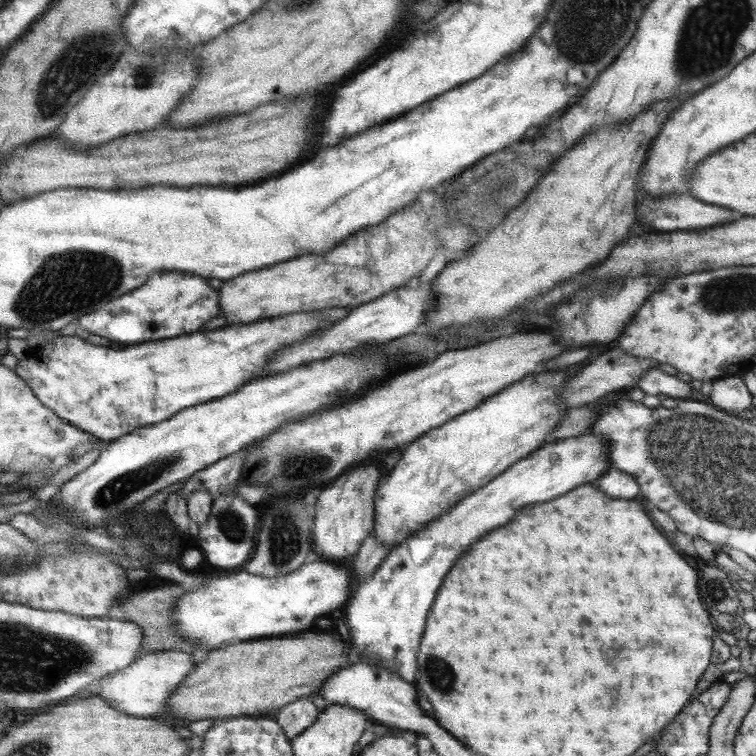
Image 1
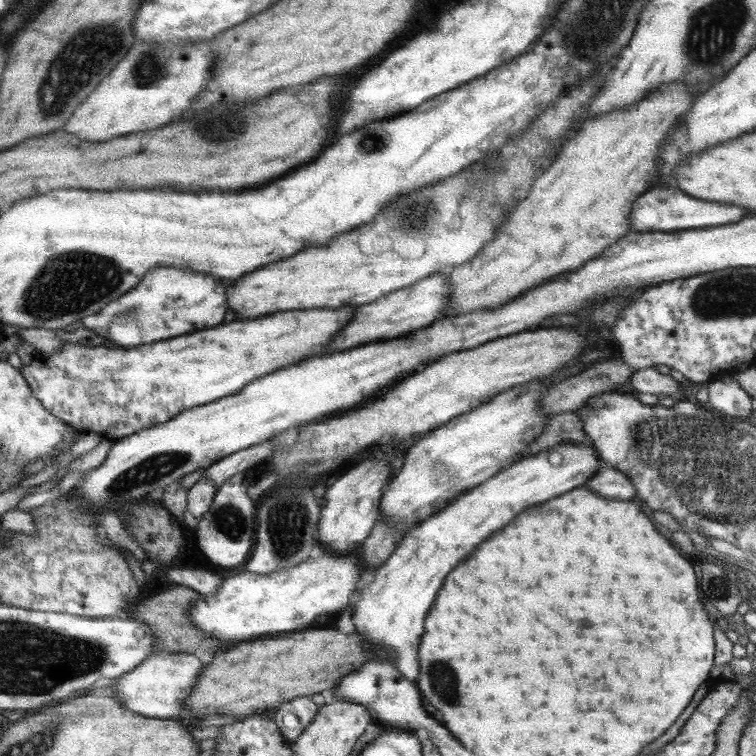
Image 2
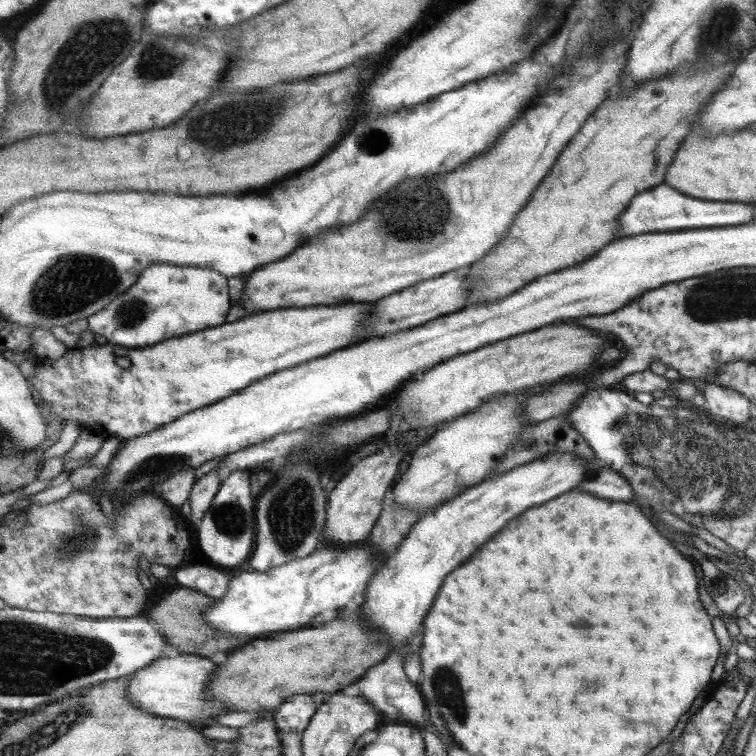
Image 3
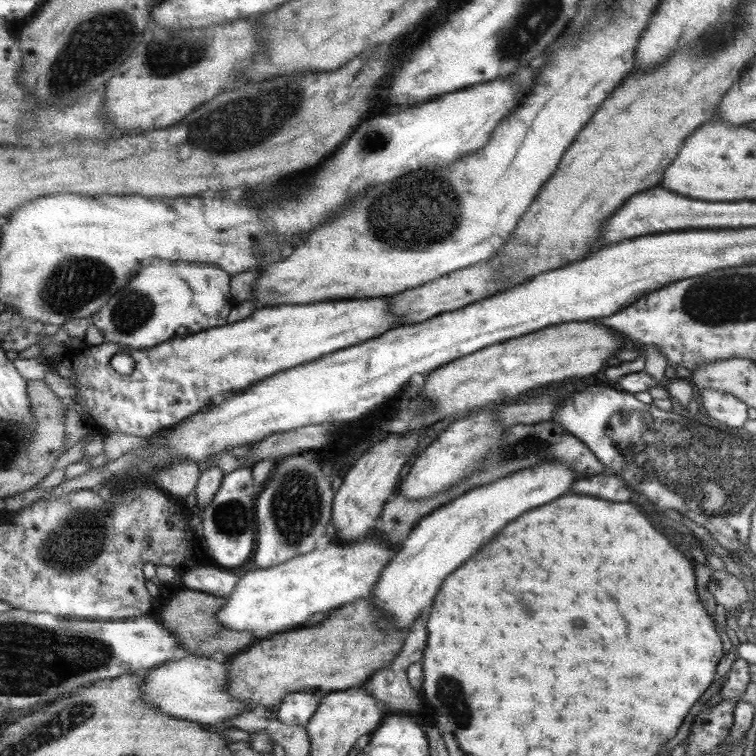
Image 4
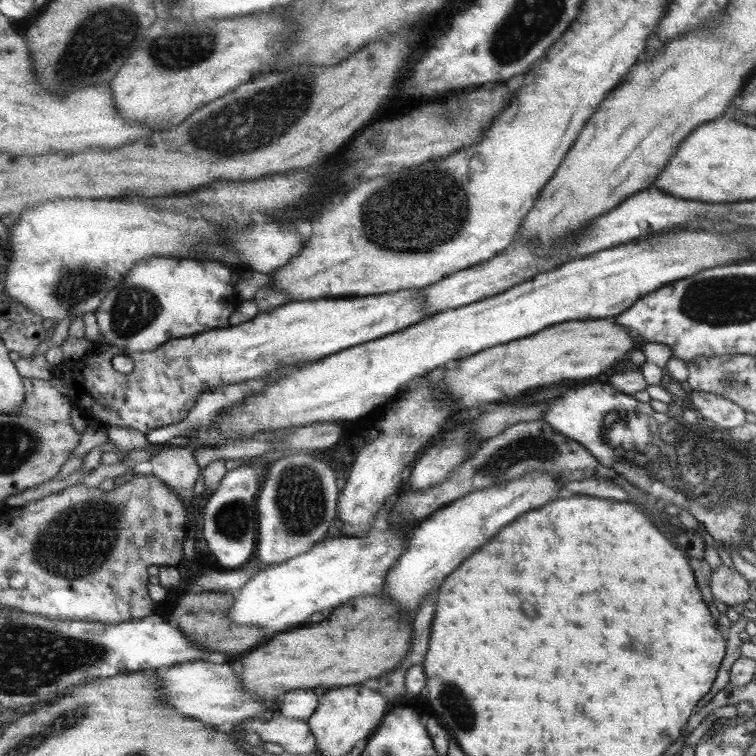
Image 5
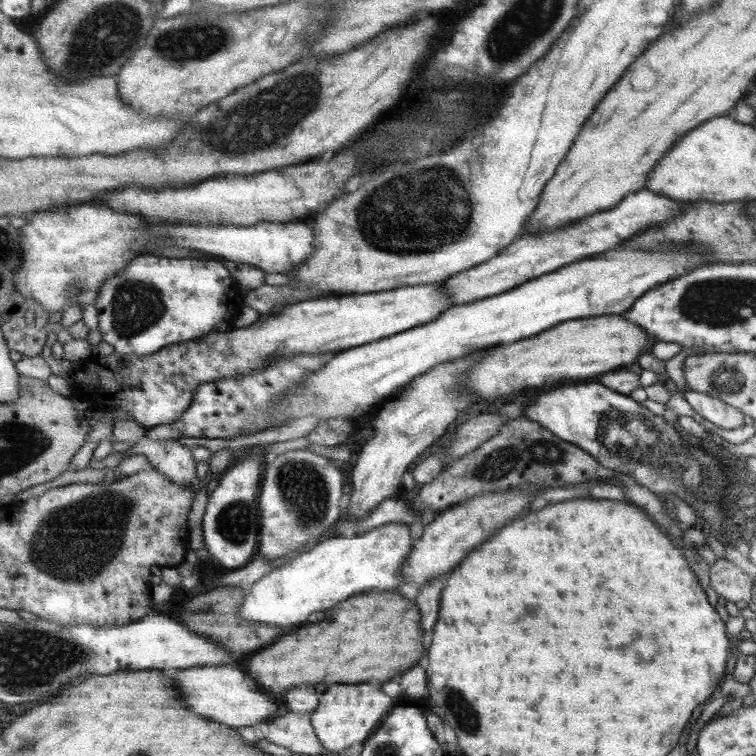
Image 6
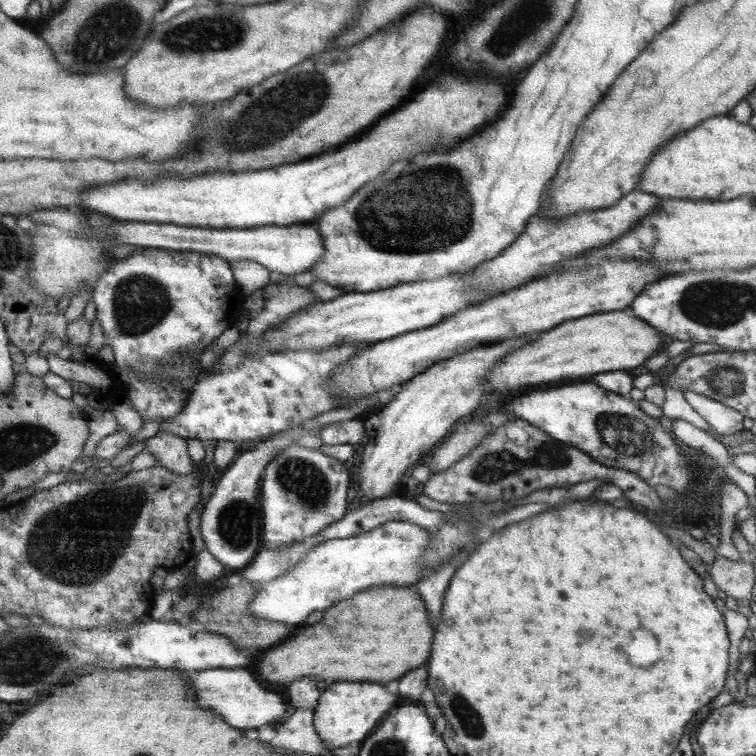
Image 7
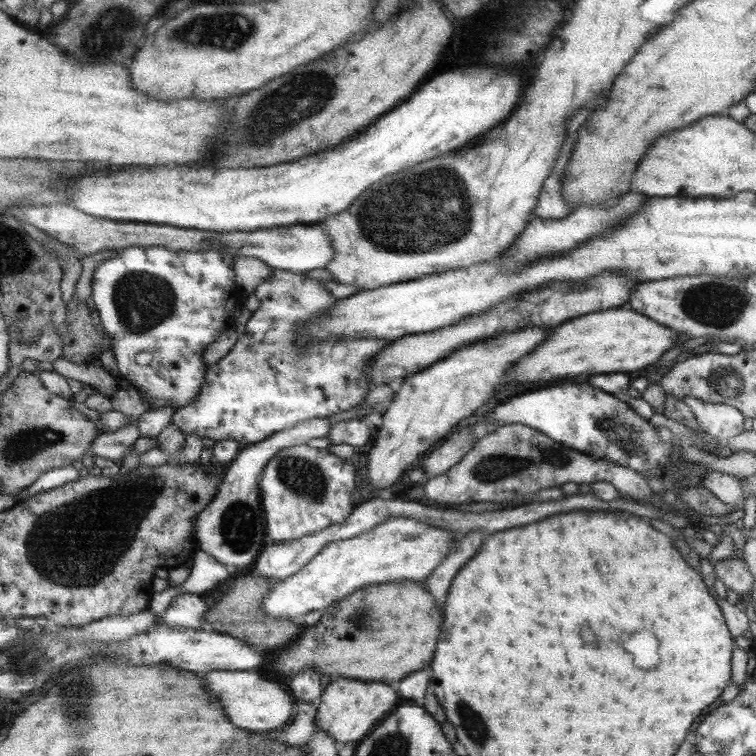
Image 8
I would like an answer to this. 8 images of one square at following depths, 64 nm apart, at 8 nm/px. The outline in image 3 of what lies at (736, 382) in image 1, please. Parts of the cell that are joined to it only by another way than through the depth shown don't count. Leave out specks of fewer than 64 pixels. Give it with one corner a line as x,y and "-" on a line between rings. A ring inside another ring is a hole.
705,384
699,387
699,392
704,395
703,409
707,414
737,424
749,418
750,402
736,390
718,384

